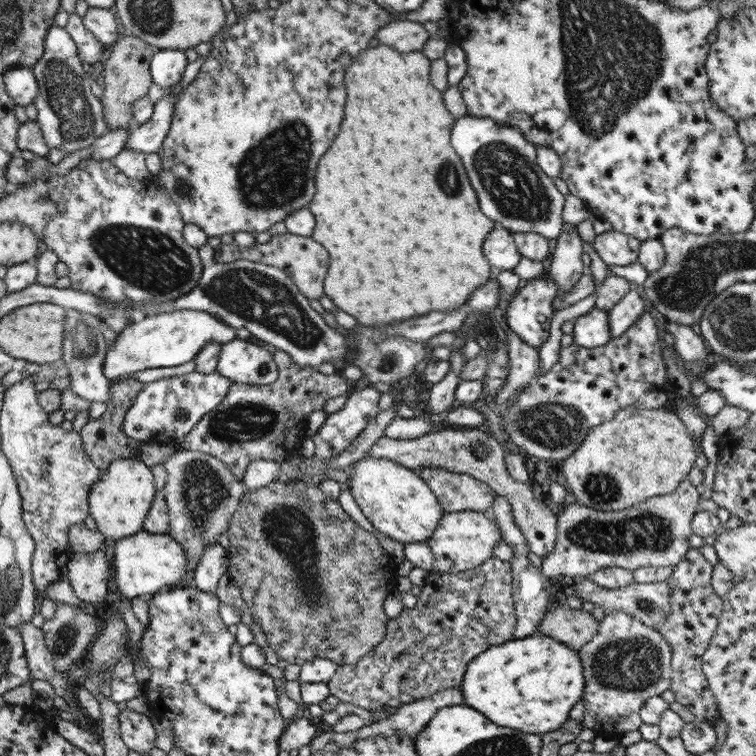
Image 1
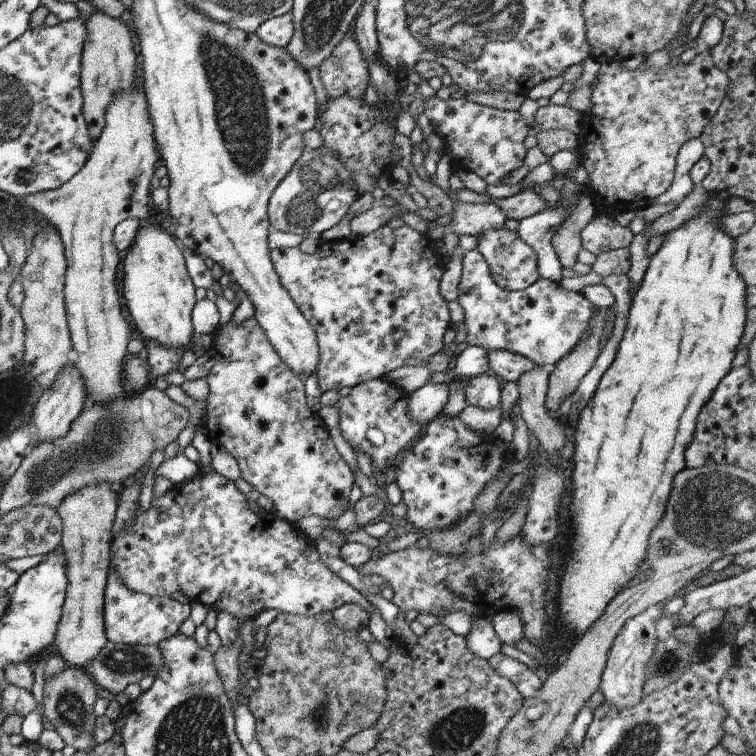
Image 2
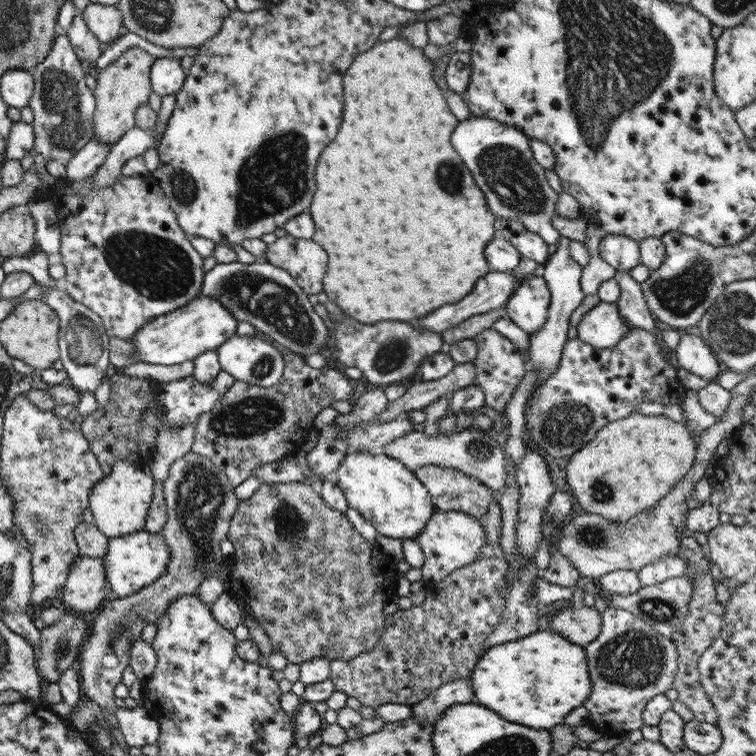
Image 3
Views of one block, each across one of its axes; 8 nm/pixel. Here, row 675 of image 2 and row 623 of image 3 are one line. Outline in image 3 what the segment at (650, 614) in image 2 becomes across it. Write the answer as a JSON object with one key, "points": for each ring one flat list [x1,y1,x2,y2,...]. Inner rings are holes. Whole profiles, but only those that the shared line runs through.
{"points":[[608,607,601,617,600,634,584,646,592,690,583,705,589,714,588,724,594,730,602,736,622,736,641,729,645,725,642,713,646,704,673,687,678,649,670,637,626,609]]}

